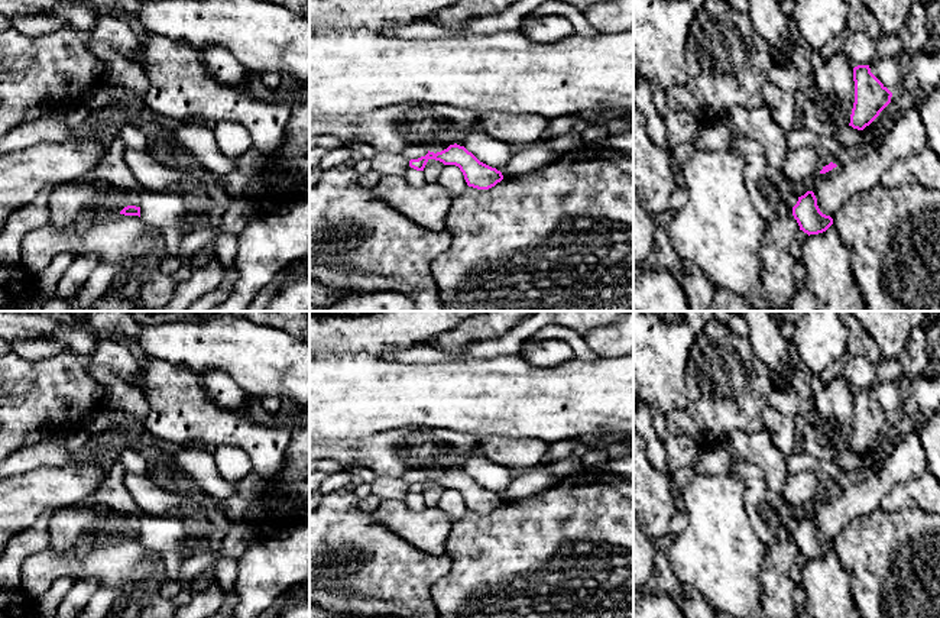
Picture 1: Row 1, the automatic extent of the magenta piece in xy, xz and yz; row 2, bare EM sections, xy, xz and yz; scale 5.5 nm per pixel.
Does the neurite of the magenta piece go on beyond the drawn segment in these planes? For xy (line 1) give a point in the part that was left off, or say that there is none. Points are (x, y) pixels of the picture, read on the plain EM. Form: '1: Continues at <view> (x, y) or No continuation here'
1: No continuation here

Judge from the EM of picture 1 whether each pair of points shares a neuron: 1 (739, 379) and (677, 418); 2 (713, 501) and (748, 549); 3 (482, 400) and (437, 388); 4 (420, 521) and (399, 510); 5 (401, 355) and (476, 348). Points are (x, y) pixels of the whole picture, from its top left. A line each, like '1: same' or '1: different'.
1: same
2: same
3: same
4: same
5: same

